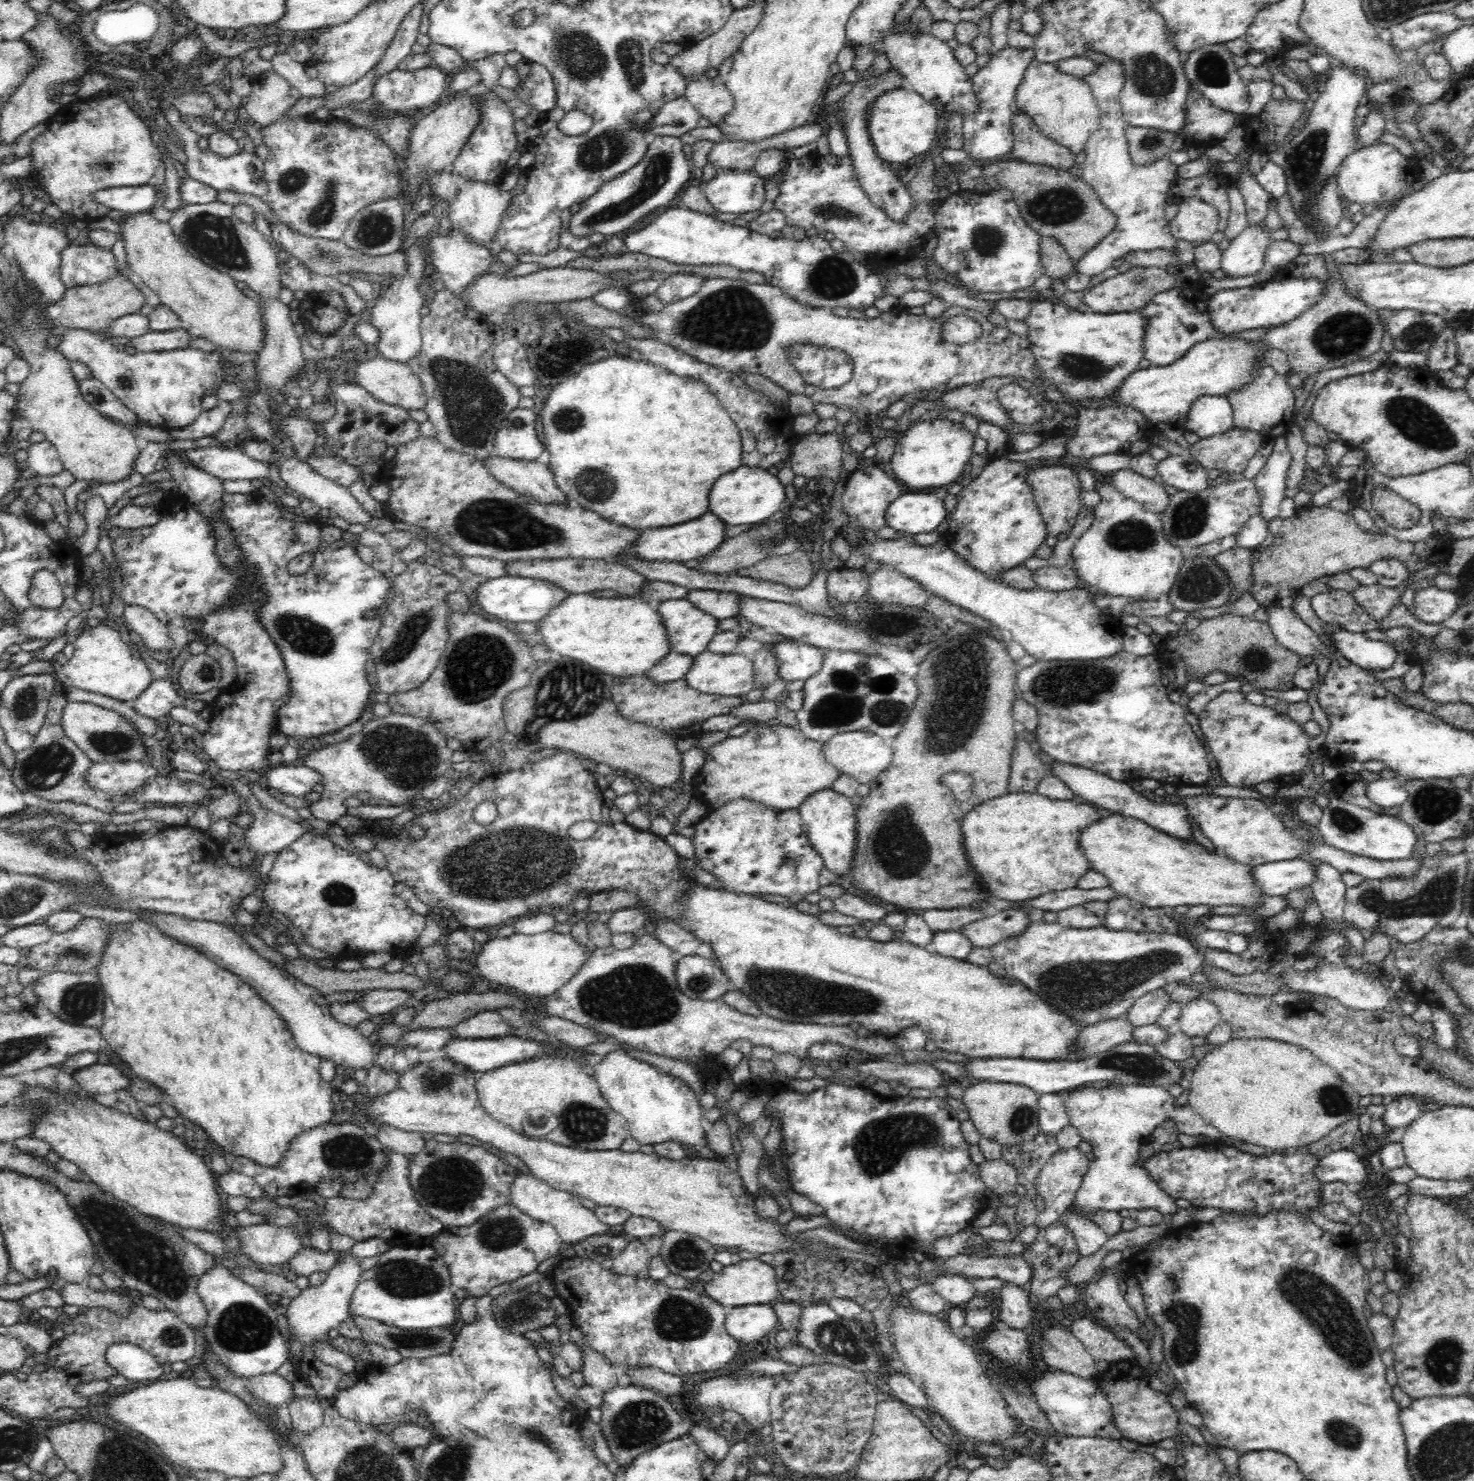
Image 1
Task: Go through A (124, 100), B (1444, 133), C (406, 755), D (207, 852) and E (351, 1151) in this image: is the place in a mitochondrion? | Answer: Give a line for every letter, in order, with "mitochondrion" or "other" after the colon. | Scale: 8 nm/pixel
A: other
B: mitochondrion
C: mitochondrion
D: other
E: mitochondrion

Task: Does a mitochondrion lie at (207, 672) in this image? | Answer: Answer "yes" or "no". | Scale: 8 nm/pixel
yes

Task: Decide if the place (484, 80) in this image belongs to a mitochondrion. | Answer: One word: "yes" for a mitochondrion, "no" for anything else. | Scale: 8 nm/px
no

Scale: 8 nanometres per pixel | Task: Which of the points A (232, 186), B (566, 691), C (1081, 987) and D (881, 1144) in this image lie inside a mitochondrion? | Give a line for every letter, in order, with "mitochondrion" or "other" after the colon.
A: other
B: mitochondrion
C: mitochondrion
D: mitochondrion

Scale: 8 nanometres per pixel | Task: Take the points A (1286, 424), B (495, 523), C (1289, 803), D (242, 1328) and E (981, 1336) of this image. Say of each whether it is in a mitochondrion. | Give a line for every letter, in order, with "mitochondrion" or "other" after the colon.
A: other
B: mitochondrion
C: other
D: mitochondrion
E: other

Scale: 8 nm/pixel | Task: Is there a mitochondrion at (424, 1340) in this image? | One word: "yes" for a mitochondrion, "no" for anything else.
yes

